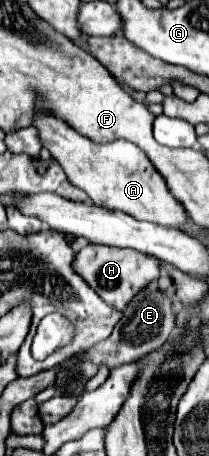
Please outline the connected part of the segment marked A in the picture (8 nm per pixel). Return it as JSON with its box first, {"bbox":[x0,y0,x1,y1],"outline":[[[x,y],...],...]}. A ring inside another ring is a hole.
{"bbox":[33,114,189,228],"outline":[[[41,114],[33,122],[33,126],[39,128],[43,146],[61,164],[69,182],[81,188],[83,192],[87,192],[93,204],[117,208],[137,220],[147,220],[169,228],[181,228],[183,224],[189,222],[187,210],[179,204],[179,200],[171,196],[161,174],[155,170],[155,166],[147,160],[147,156],[135,144],[127,140],[95,144],[89,138],[75,132],[63,120],[57,120],[55,116],[49,116],[49,114]]]}

